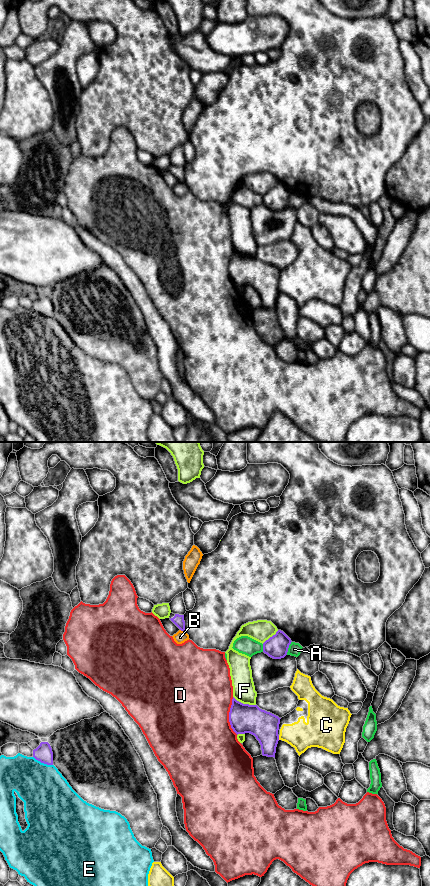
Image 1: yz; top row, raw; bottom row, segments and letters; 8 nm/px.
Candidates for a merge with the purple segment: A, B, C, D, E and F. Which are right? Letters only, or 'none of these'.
none of these

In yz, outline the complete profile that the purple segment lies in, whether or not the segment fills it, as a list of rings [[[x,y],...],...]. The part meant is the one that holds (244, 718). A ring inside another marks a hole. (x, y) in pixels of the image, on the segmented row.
[[[234,697],[232,699],[229,712],[231,728],[237,735],[245,733],[254,735],[261,745],[263,756],[275,758],[280,719],[257,705],[243,704]]]

